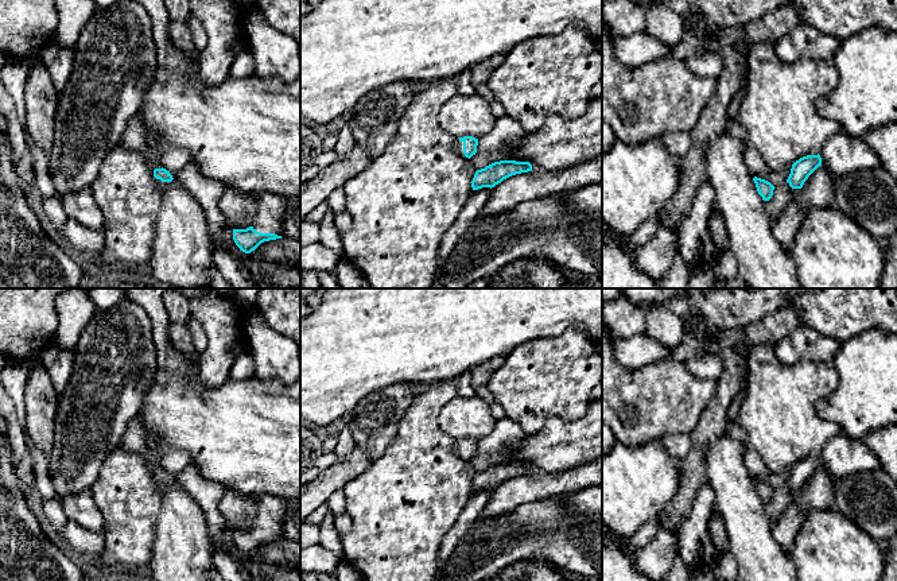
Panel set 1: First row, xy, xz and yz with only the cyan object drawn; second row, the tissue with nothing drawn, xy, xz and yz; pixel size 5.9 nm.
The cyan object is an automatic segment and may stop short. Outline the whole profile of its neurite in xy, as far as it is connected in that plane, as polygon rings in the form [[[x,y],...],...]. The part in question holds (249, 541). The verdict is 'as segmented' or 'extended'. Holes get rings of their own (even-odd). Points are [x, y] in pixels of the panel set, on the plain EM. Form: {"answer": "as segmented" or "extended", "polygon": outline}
{"answer": "extended", "polygon": [[[272,495],[256,497],[256,518],[246,531],[233,531],[236,547],[245,555],[255,553],[261,545],[284,538],[283,522],[287,500]]]}

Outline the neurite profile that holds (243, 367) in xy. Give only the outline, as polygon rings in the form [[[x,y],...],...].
[[[251,349],[237,356],[230,368],[230,377],[234,380],[245,380],[255,376],[255,363]]]

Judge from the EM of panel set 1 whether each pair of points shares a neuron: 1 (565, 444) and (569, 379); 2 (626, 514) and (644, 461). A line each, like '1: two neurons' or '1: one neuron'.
1: two neurons
2: one neuron

